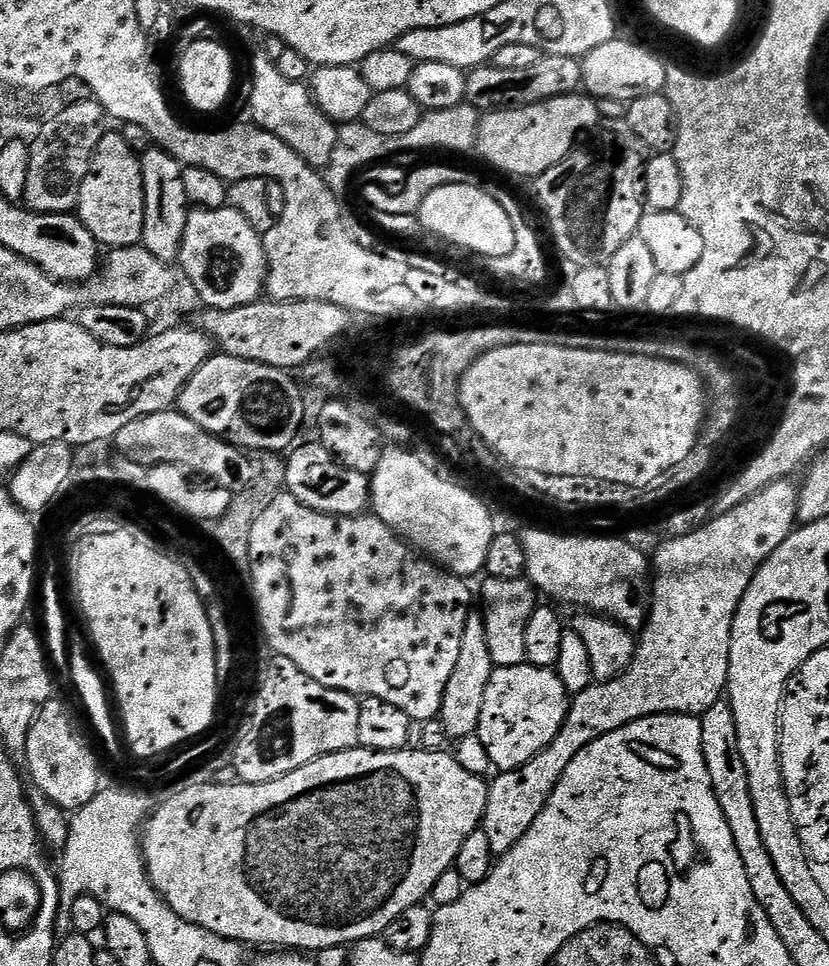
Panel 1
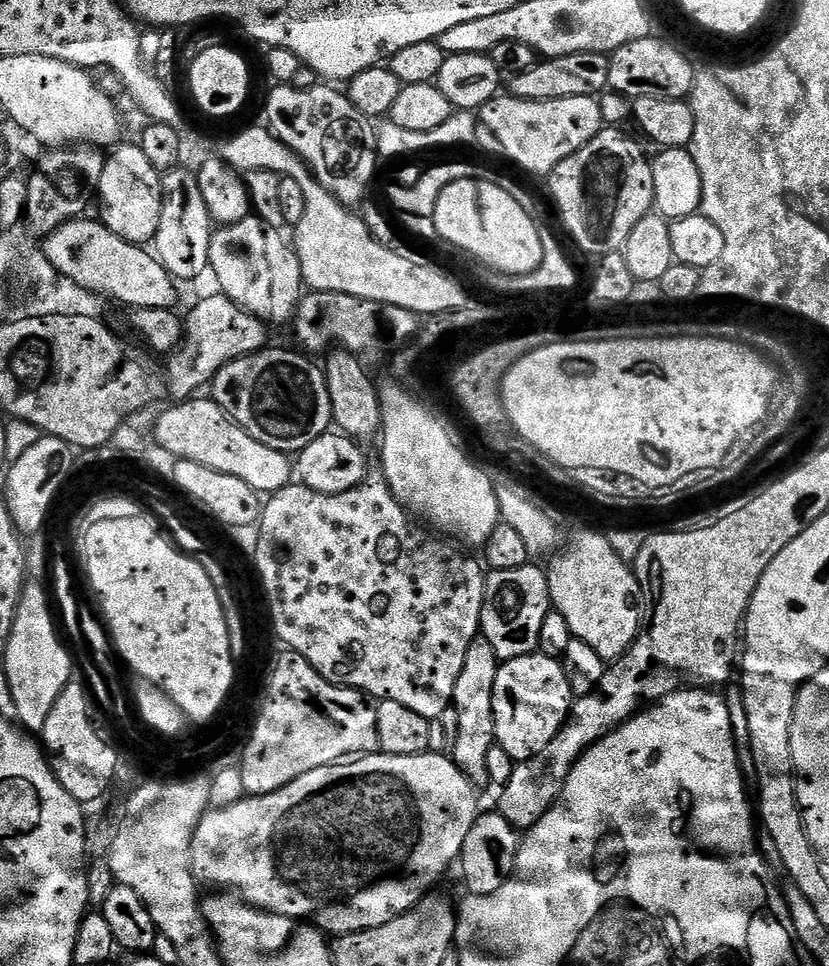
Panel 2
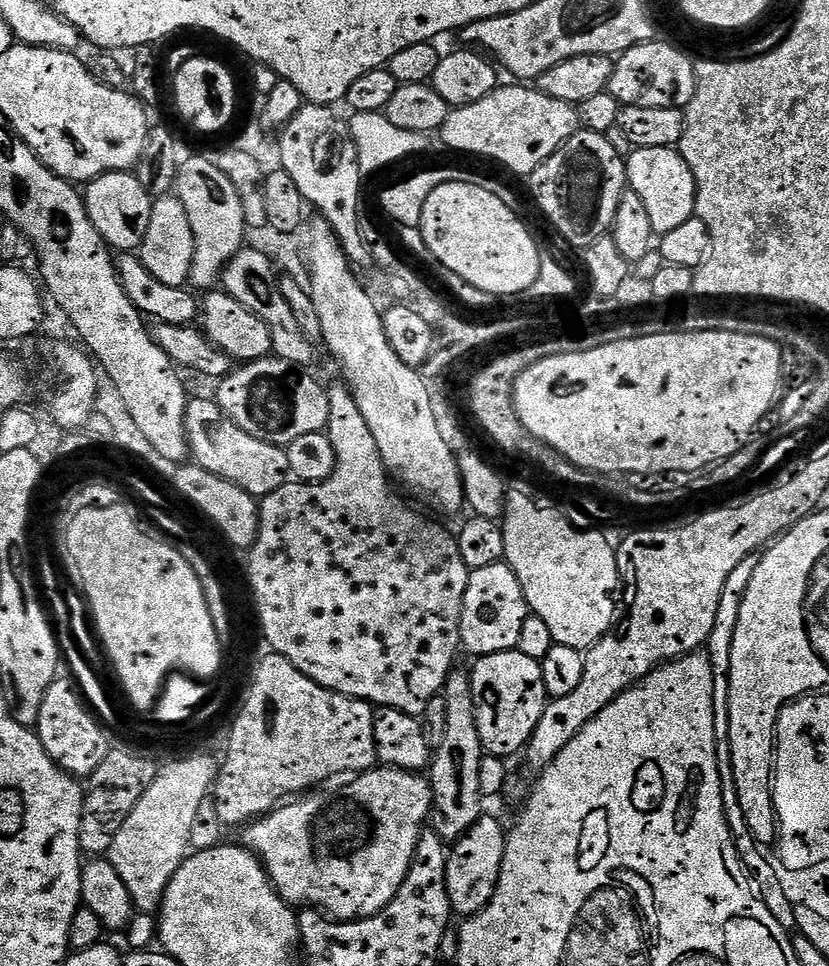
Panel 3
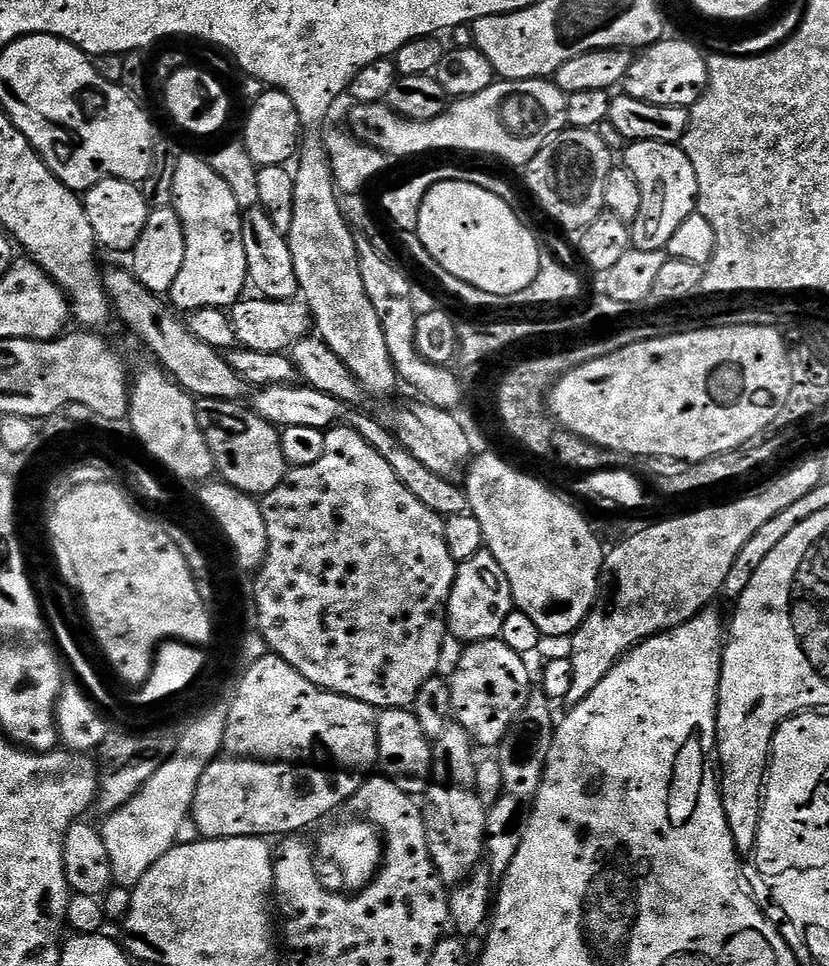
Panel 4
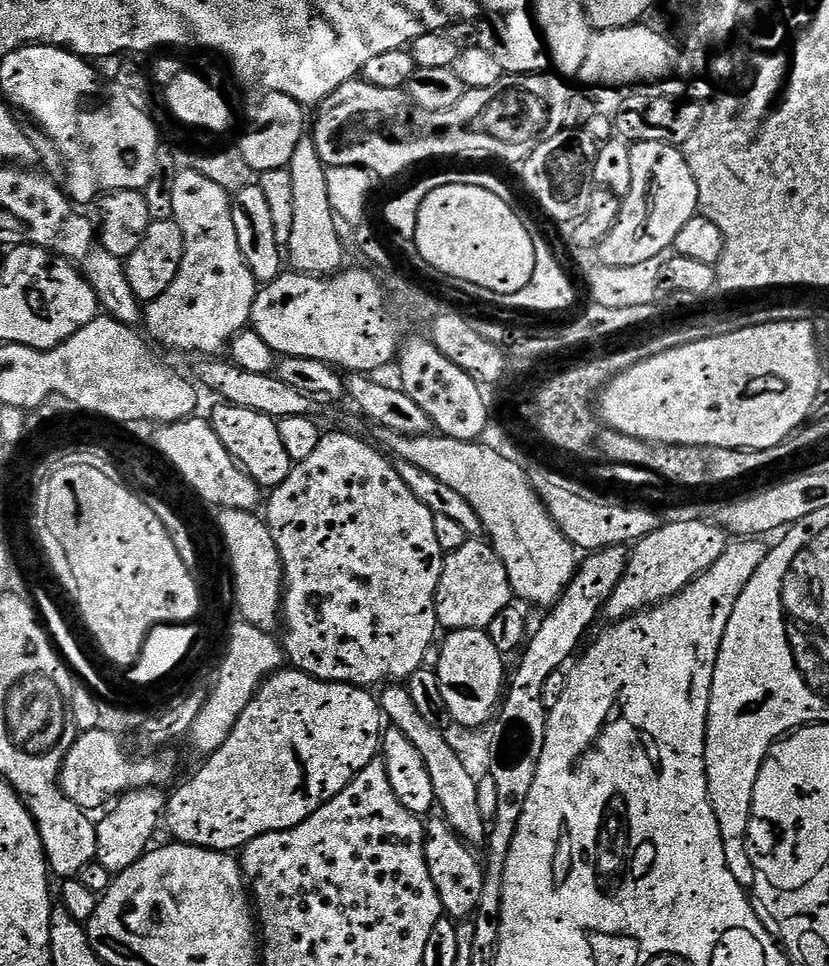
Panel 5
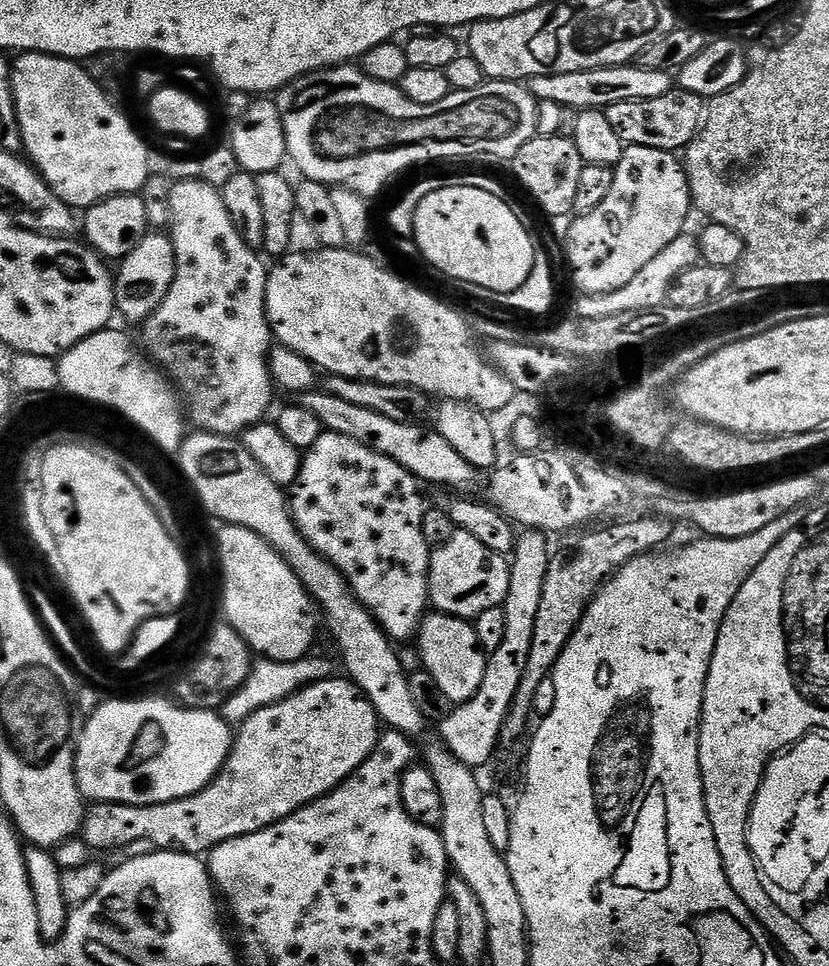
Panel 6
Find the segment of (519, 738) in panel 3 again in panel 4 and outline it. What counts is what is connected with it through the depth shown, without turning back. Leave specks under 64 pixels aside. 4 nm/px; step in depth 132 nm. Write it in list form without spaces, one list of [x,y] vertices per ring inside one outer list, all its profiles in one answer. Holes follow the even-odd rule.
[[[483,640],[463,649],[456,673],[450,676],[452,711],[455,723],[467,730],[477,745],[495,749],[519,721],[524,703],[530,695],[525,657],[519,656],[503,640]]]

